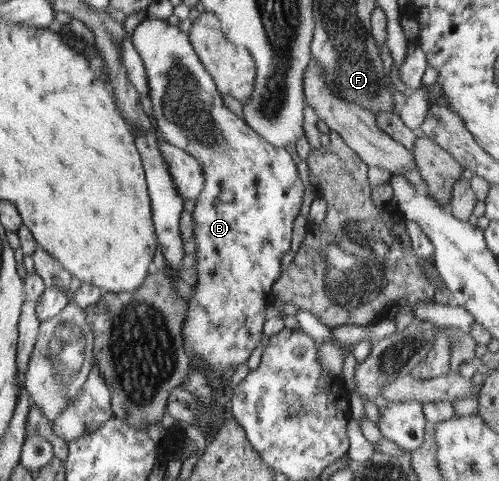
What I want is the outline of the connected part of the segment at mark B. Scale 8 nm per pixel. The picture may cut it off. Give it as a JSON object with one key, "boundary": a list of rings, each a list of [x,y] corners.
{"boundary":[[[146,17],[130,36],[133,47],[139,52],[147,85],[152,111],[157,121],[159,138],[187,151],[201,164],[205,183],[192,213],[193,231],[196,239],[197,262],[195,269],[199,283],[195,294],[187,301],[182,336],[184,343],[193,345],[195,361],[201,361],[211,377],[222,377],[230,367],[247,362],[253,349],[265,334],[265,309],[272,303],[273,284],[281,277],[281,259],[290,250],[291,235],[295,219],[300,215],[305,187],[299,178],[295,161],[286,149],[269,145],[259,137],[254,129],[247,126],[225,105],[222,94],[217,90],[215,81],[200,62],[192,37],[185,34],[179,26],[170,25],[167,19]]]}

